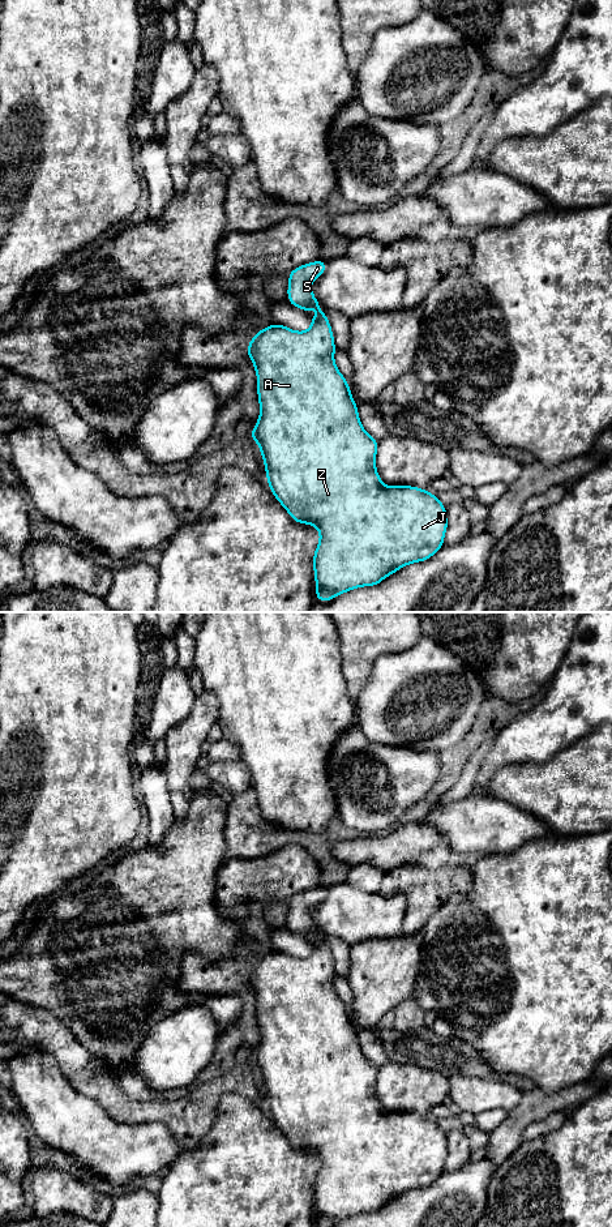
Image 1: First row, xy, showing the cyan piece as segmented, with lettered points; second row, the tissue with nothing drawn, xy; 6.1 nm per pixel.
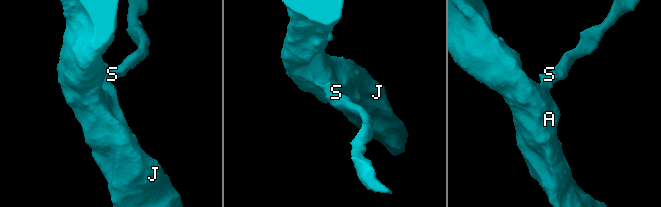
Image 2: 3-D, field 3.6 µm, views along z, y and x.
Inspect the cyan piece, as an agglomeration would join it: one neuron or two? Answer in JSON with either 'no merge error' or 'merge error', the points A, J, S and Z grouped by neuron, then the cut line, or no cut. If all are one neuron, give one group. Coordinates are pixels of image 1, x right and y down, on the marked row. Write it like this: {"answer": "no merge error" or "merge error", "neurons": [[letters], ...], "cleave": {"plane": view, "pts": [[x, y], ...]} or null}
{"answer": "no merge error", "neurons": [["A", "J", "S", "Z"]], "cleave": null}

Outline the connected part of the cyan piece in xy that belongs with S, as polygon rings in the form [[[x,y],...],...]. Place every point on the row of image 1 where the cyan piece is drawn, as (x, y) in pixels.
[[[318,260],[314,262],[304,264],[287,274],[290,285],[287,287],[287,296],[291,305],[308,312],[312,308],[317,308],[320,312],[317,316],[312,316],[312,325],[305,332],[295,332],[284,325],[273,324],[271,326],[264,328],[256,333],[251,339],[247,354],[254,365],[257,375],[257,396],[260,402],[260,418],[251,432],[251,439],[258,444],[261,450],[262,461],[265,463],[265,473],[270,491],[281,505],[288,512],[291,518],[298,523],[313,525],[320,531],[320,542],[316,547],[316,552],[312,559],[314,568],[313,580],[316,581],[317,590],[314,593],[316,599],[320,602],[330,602],[339,594],[363,586],[376,586],[386,577],[391,576],[401,568],[419,561],[425,561],[432,557],[442,546],[444,538],[448,529],[446,508],[437,499],[436,495],[429,493],[427,489],[412,487],[412,486],[385,486],[376,469],[376,453],[378,449],[378,441],[376,441],[361,426],[358,405],[355,403],[348,382],[339,372],[334,362],[334,337],[330,322],[324,312],[322,305],[316,300],[314,294],[311,290],[311,283],[324,274],[326,269],[326,261]]]

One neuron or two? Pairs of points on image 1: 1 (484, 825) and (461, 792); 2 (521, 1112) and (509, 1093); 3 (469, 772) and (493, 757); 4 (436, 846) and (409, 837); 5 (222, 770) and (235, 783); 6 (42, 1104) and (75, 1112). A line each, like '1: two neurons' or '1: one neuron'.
1: two neurons
2: two neurons
3: two neurons
4: one neuron
5: one neuron
6: one neuron

